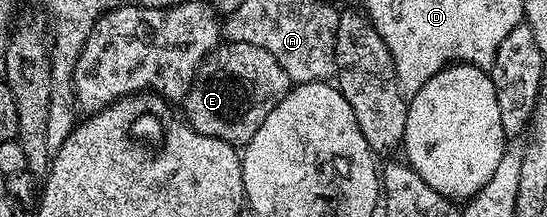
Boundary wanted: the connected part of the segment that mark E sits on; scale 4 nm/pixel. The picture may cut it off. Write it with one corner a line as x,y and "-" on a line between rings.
221,42
200,63
187,93
184,94
183,118
189,127
206,137
218,137
233,147
243,148
258,133
258,125
266,121
266,113
286,97
290,89
288,74
258,45

